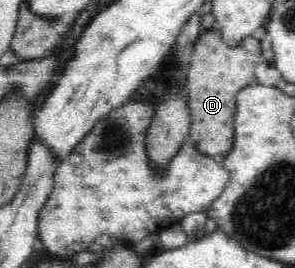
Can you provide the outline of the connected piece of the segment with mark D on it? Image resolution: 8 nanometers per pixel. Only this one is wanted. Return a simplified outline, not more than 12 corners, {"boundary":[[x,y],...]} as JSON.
{"boundary":[[198,37],[185,74],[187,140],[221,160],[260,42]]}

